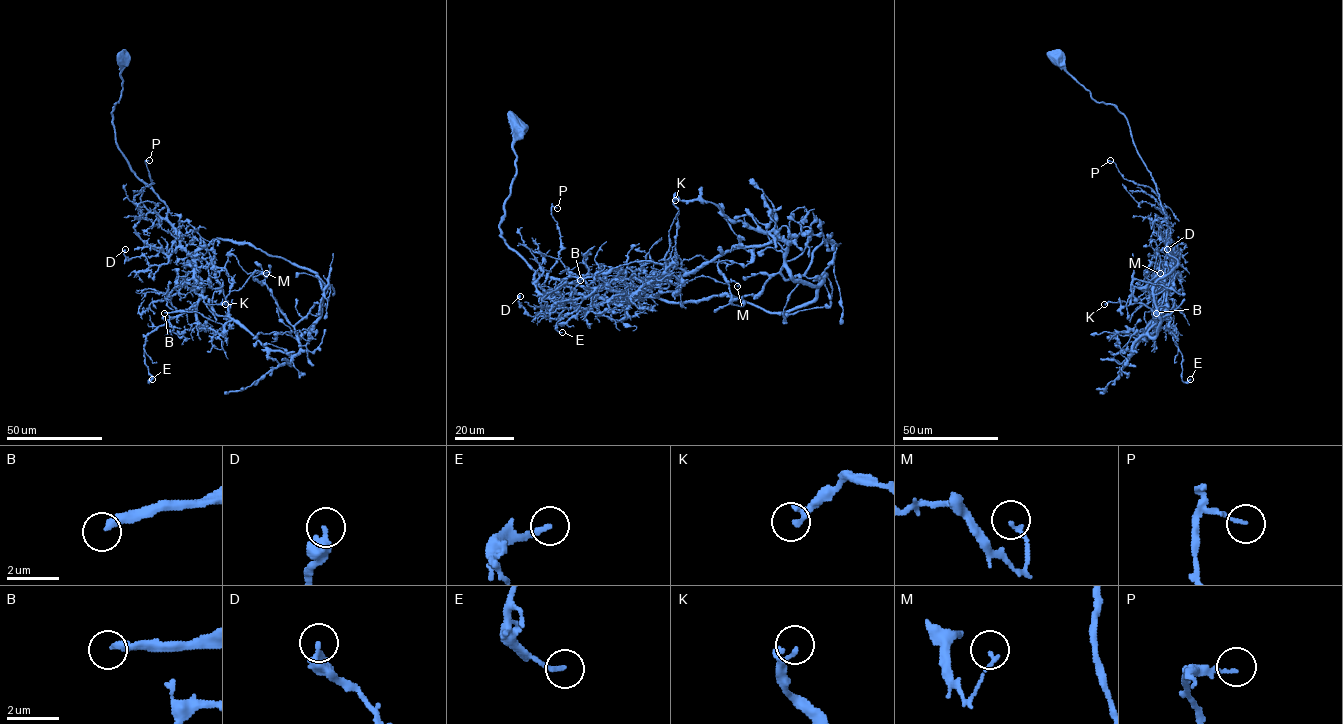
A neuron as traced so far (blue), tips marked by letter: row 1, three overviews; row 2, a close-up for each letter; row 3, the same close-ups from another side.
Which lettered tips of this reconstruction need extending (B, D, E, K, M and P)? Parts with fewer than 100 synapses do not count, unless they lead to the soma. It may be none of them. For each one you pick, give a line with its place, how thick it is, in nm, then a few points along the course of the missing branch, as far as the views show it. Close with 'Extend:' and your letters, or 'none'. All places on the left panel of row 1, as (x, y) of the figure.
Extend: none

